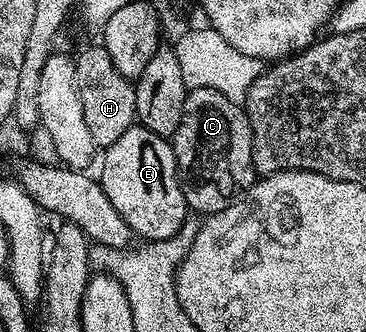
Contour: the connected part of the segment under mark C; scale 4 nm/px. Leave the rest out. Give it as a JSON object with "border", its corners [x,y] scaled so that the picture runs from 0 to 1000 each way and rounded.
{"border":[[[525,265],[508,280],[503,343],[470,413],[486,503],[486,554],[522,642],[609,639],[653,599],[650,575],[699,548],[689,476],[689,392],[672,328],[585,268]]]}

